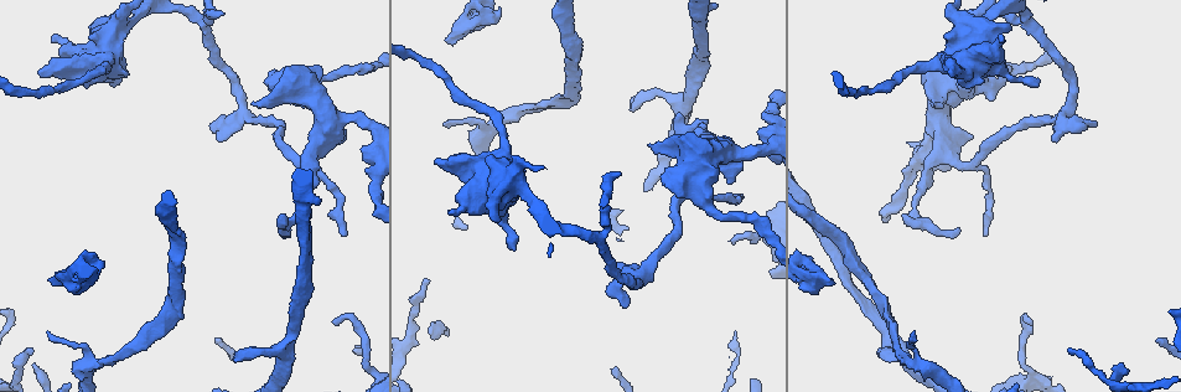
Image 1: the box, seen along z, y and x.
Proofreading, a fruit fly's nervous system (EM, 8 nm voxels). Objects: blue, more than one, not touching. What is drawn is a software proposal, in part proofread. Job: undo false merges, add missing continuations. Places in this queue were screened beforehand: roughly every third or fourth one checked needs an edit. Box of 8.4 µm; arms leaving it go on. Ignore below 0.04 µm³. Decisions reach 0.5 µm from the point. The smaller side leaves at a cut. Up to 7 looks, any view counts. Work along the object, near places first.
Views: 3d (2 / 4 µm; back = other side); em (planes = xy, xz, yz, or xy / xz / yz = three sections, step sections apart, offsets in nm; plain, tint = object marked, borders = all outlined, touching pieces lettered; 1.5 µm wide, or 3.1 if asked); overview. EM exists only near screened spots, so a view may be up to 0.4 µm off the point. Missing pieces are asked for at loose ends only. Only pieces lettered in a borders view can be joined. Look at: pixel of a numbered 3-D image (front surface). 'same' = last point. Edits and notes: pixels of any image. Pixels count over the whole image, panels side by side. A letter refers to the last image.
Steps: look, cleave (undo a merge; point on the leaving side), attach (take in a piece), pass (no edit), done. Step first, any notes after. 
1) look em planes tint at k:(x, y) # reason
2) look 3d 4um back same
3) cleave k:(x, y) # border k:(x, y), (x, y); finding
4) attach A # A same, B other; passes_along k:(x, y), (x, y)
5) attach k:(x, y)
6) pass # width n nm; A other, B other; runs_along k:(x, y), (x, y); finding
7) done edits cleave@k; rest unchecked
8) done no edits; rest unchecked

look em planes tint at 1:(251, 104) # an open end

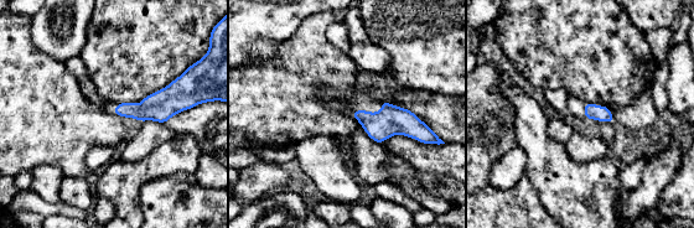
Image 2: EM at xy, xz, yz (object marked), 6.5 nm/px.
look em planes borders same

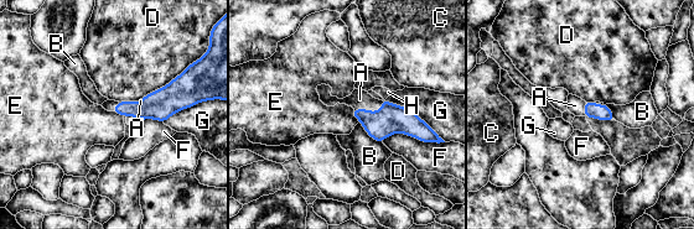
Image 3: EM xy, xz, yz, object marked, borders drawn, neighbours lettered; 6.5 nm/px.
attach A # A same, B other, C other, D other, E other, F other, G other, H other; passes_along 3:(390, 119), (369, 110), (360, 99); it goes on there

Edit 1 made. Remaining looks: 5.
look 3d 2um back at 1:(626, 306)

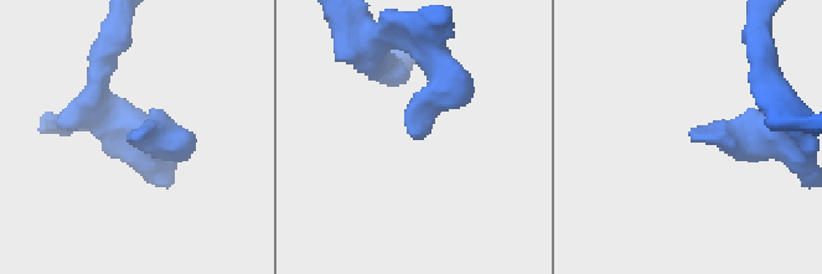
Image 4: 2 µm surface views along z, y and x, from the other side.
look em planes borders at 4:(134, 138) # need the tissue

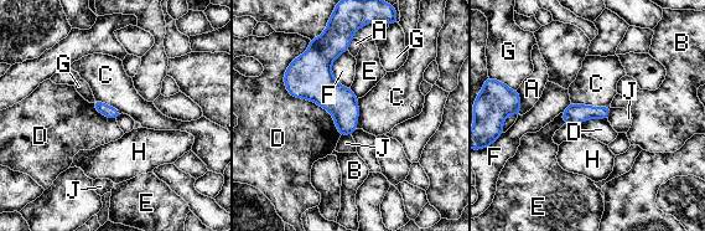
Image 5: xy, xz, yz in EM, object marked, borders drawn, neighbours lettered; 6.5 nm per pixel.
pass # A other, B other, C other, D other, E other, F other, G other, H other, J other; border 5:(309, 40), (284, 86), (341, 134); none of them fits

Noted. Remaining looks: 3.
look 3d 2um at 1:(987, 234) # tapers out

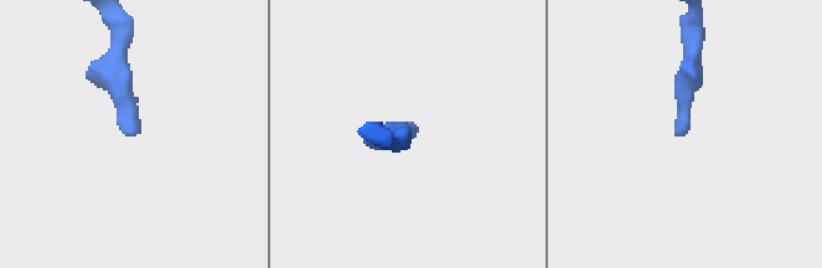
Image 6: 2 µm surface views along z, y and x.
look em planes tint at 6:(130, 135) # need the tissue

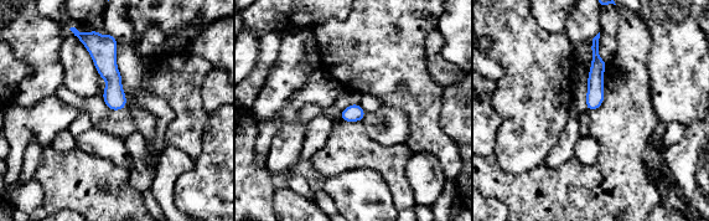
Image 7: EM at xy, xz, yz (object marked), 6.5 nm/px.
look em planes borders same # see the neighbours

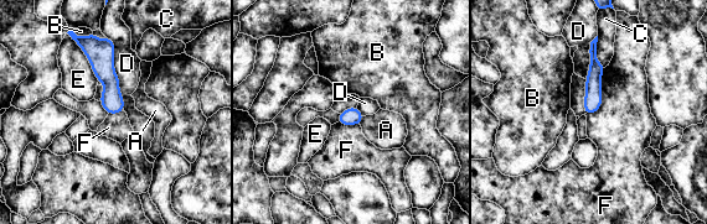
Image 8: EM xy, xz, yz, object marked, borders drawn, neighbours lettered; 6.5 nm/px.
pass # A other, B other, C other, D other, E other, F other; border 8:(605, 67), (602, 104), (586, 114); none of them fits

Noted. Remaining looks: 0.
done edits attach@3; rest unchecked

